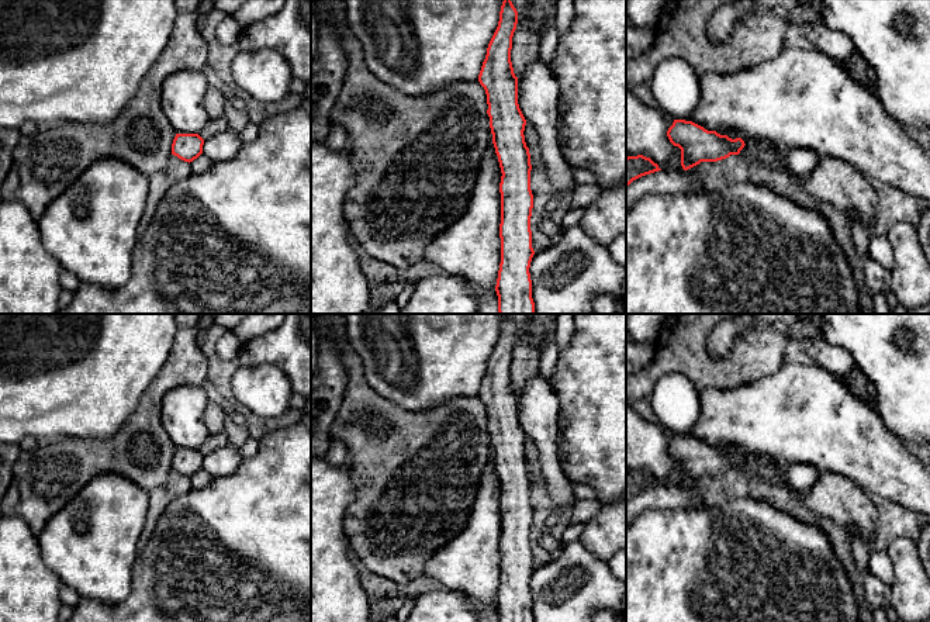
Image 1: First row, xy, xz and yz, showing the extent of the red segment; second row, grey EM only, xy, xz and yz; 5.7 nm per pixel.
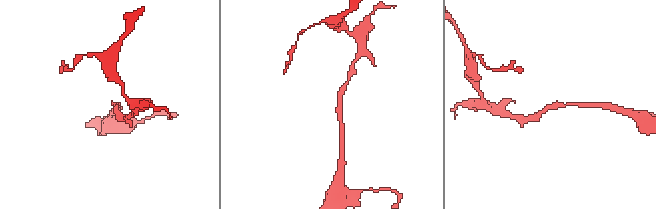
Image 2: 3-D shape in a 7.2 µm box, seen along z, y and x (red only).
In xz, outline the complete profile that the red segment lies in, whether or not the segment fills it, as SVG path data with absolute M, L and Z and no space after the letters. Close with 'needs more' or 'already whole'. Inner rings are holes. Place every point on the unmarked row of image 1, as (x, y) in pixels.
M504 314L498 342L488 359L478 397L487 410L490 443L492 459L501 483L501 578L495 607L498 622L535 622L532 614L530 577L535 570L532 563L530 532L533 509L530 505L530 469L525 457L526 435L518 419L518 393L511 377L512 352L518 339L518 326L511 314Z; already whole

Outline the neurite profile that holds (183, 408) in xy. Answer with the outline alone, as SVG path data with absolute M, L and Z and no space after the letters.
M180 386L166 393L160 422L177 449L198 449L210 436L205 425L208 402L203 386Z

